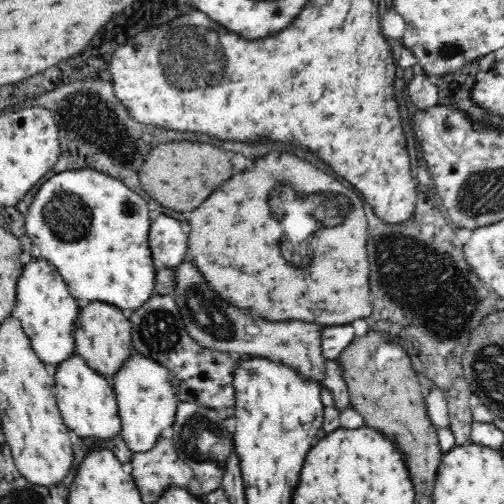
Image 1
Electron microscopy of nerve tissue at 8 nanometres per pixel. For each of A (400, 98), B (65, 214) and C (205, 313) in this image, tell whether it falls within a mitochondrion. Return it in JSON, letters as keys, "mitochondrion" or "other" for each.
{"A":"other","B":"mitochondrion","C":"mitochondrion"}

